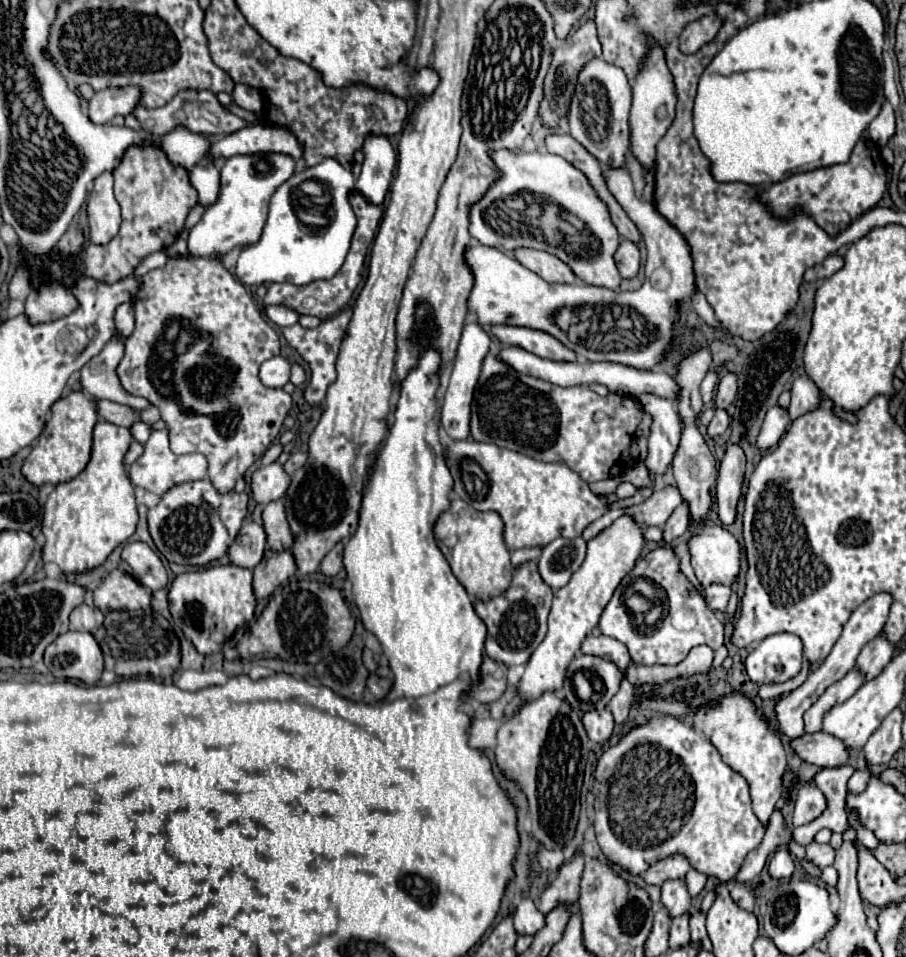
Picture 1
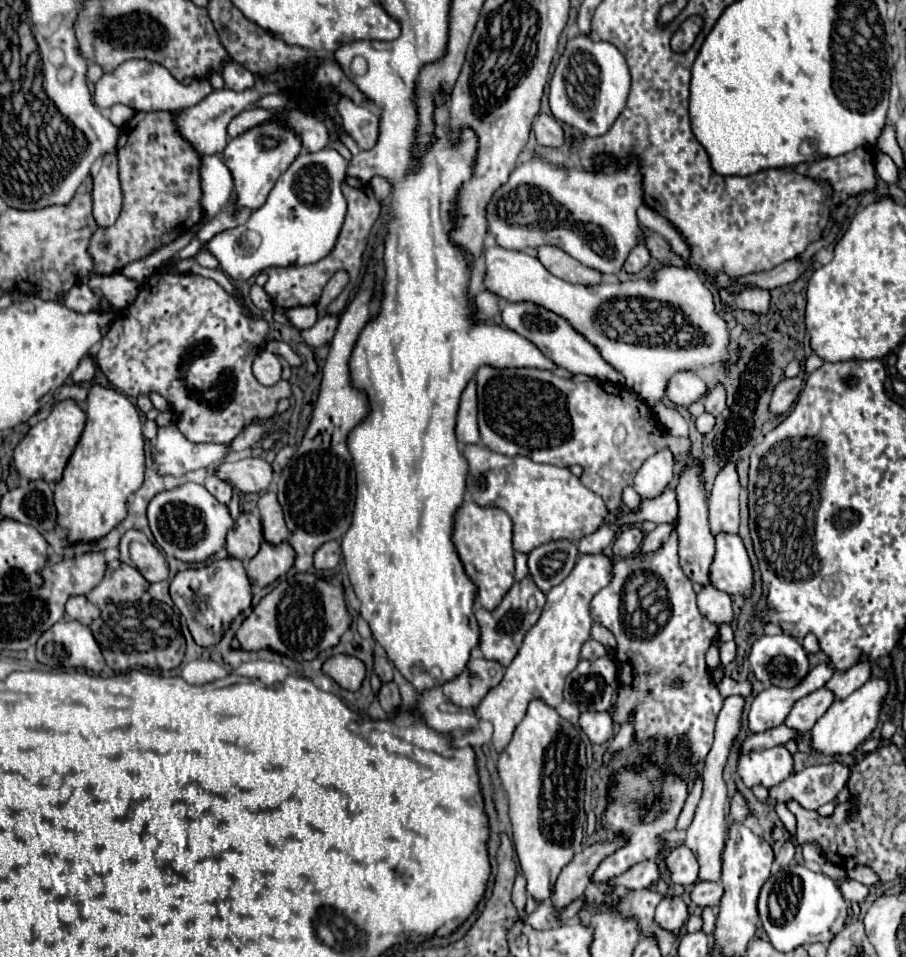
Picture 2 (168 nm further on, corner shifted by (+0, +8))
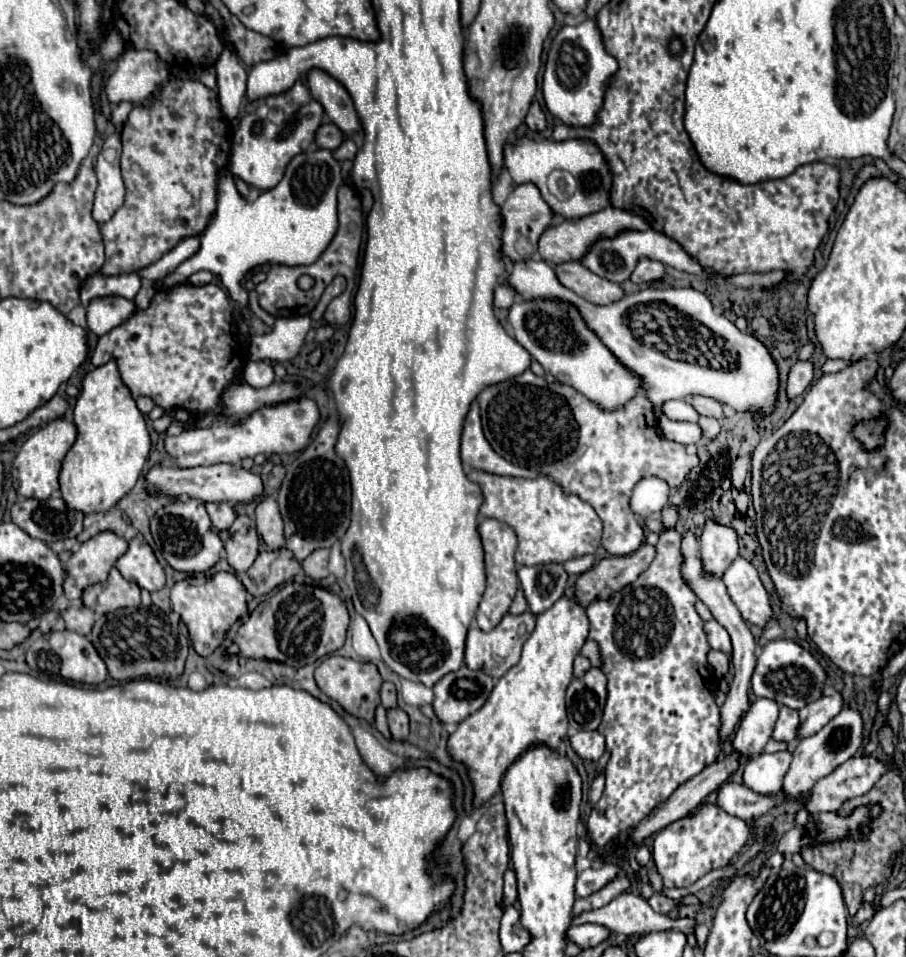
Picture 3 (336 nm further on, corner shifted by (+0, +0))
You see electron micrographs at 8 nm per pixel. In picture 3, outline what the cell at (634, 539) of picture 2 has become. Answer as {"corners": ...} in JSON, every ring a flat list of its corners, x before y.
{"corners":[[526,370,512,380,486,386,478,394,478,404,484,436,492,450,516,466,526,466,552,476,554,482,564,488,564,492,578,494,584,502,588,502,604,522,602,546,614,556,628,556,636,552,645,539,644,530,630,509,634,484,646,476,660,476,670,488,678,488,698,464,698,456,688,456,682,444,664,440,664,436,660,436,656,428,656,412,642,392,622,408,604,410,584,394,576,392,572,386,548,384,532,370]]}

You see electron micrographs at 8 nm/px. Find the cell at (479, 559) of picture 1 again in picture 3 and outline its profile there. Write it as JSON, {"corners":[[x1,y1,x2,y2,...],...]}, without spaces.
{"corners":[[484,518,478,526,478,532,480,532,480,538,482,538,482,548,484,548,484,564,486,564,486,592,484,592,484,598,478,606,478,612,476,612,476,618,478,618,478,626,488,632,492,630,500,620,502,616,508,612,512,600,514,600,514,594,516,594,516,588,518,588,518,576,516,576,516,564,514,564,514,552,516,552,516,534,514,530,504,524,504,522,498,522,498,520,490,520,490,518]]}

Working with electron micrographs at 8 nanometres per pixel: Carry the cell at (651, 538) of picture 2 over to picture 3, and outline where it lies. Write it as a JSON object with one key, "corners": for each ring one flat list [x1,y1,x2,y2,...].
{"corners":[[642,544,636,552,628,556,608,556,598,560,590,570,578,576,576,600,586,608,596,598,610,598,612,592,634,582,654,560,656,548,652,544]]}

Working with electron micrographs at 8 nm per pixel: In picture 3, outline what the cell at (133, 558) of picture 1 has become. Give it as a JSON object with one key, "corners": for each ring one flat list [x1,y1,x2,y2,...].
{"corners":[[134,536,128,540,128,550,124,556,118,558,116,568,126,580,136,582,140,588,146,588,148,592,162,590,166,584,164,570,142,536]]}

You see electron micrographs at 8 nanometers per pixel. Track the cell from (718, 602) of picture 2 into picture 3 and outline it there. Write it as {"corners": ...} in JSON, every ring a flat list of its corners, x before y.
{"corners":[[714,618,704,622,704,632,706,632,708,642,714,650,722,650,726,654,732,652,732,642,730,642,730,636,728,636,726,628,722,624,718,624]]}

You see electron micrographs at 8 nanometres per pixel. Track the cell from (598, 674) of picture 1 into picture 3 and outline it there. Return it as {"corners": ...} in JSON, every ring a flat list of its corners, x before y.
{"corners":[[590,668,586,676,570,684,566,692,570,732,596,730,600,726,606,704,606,684,608,678,600,668]]}

